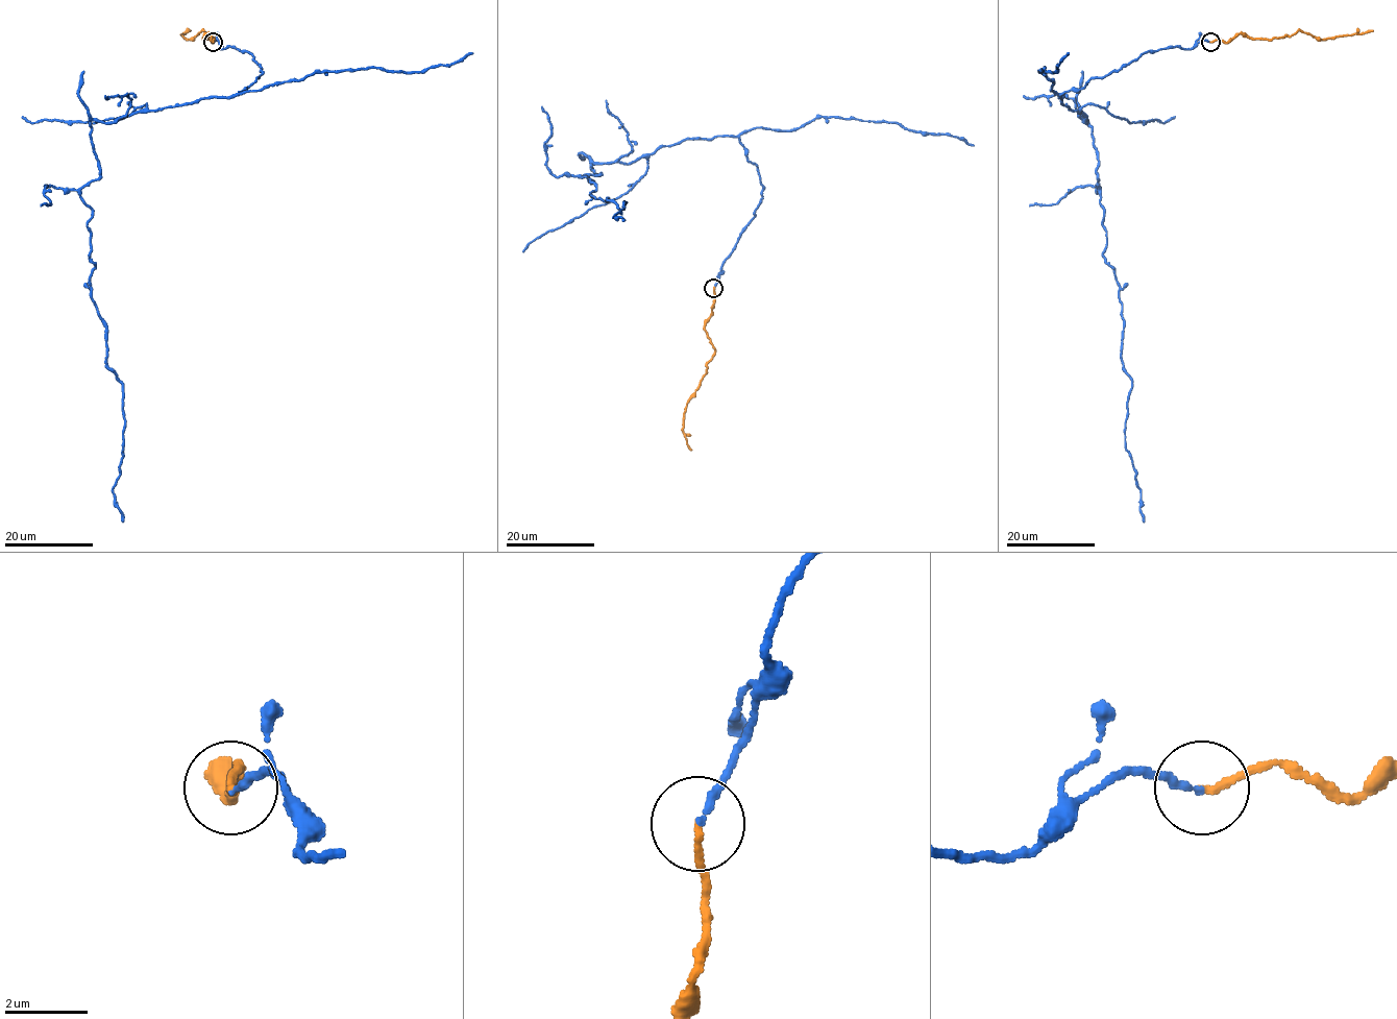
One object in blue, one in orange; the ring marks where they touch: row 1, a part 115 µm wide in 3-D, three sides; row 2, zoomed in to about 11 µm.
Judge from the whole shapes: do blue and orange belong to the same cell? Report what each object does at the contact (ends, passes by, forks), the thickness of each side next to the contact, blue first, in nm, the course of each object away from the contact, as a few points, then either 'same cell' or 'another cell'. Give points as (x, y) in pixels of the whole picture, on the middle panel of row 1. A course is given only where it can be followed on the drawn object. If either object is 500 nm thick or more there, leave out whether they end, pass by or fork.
blue ends there; orange ends there; 160 nm thick on the blue side, 160 nm on the other; blue runs (713, 288), (762, 196), (738, 138), (592, 164), (601, 174), (581, 177), (626, 202), (623, 221); orange runs (713, 288), (713, 307), (705, 329), (714, 355), (707, 363), (707, 372), (684, 412), (682, 430), (691, 450); same cell

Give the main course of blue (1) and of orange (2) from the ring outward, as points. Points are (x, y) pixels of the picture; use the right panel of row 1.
1: (1210, 42), (1147, 51), (1059, 97), (1087, 117), (1098, 161), (1144, 522)
2: (1210, 42), (1229, 42), (1240, 34), (1271, 40), (1299, 30), (1322, 40), (1372, 30)

